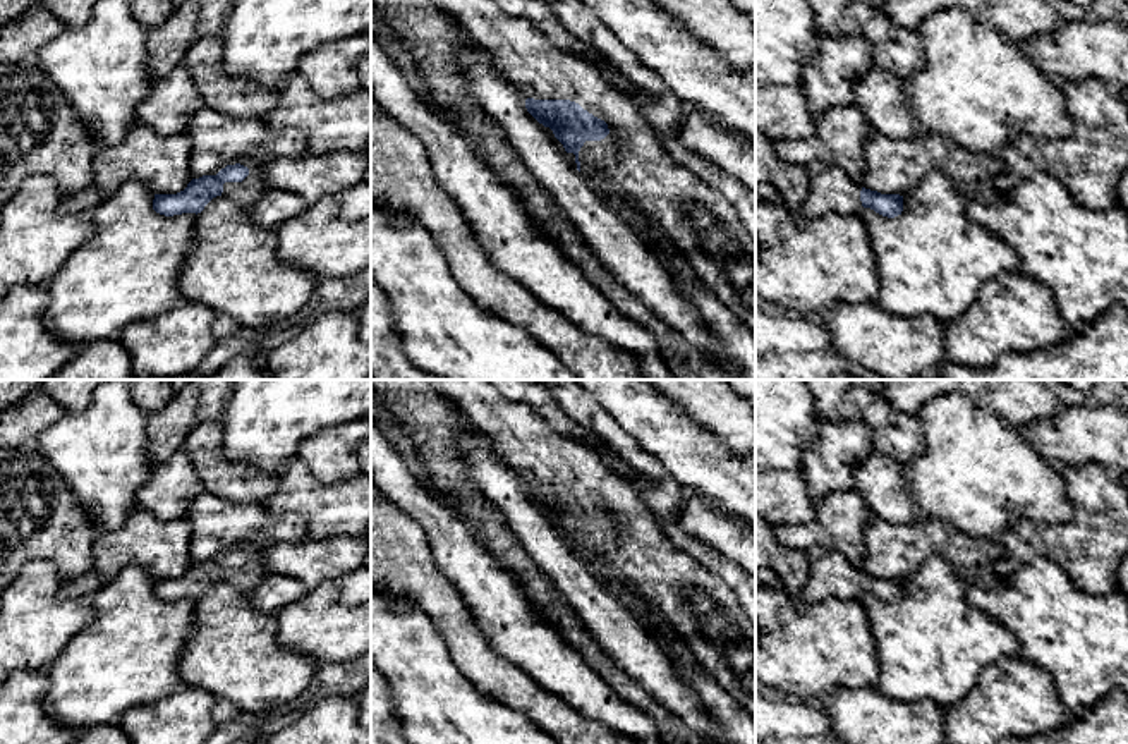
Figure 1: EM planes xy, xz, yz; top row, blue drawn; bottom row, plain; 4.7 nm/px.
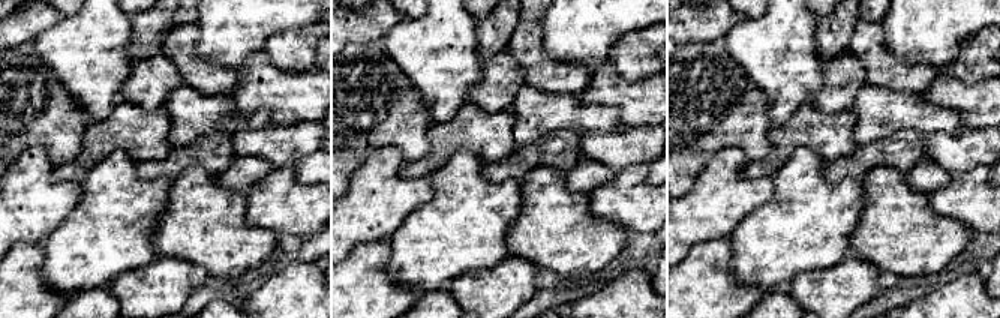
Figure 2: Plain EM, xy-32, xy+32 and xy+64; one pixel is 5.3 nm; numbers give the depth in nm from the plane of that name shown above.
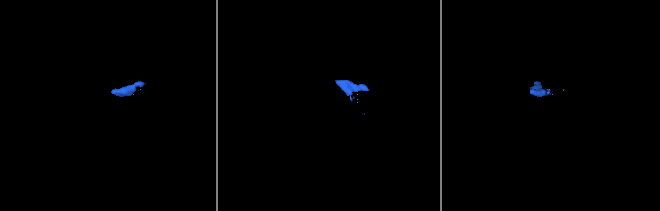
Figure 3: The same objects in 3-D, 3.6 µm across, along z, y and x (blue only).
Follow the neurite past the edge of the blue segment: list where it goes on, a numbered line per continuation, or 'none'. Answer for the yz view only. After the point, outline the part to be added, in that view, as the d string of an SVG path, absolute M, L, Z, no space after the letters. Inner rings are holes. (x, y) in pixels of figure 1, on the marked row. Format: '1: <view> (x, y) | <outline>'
1: yz (831, 189) | M816 160L805 167L805 174L809 191L800 203L802 216L852 215L862 210L862 186L843 168Z

